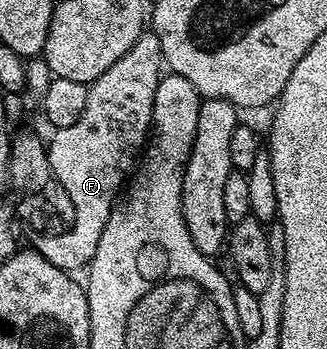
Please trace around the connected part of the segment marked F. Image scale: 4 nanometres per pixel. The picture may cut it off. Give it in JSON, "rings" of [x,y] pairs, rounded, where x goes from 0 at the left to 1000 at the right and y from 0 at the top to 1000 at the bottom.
{"rings":[[[468,83],[437,86],[434,100],[404,129],[404,140],[391,140],[391,152],[379,152],[379,163],[355,175],[355,186],[318,198],[318,209],[306,209],[306,221],[272,241],[269,301],[257,301],[257,324],[245,324],[245,335],[223,358],[174,367],[162,378],[165,390],[147,398],[153,499],[171,516],[174,533],[208,553],[208,567],[232,599],[232,633],[199,668],[128,679],[141,685],[110,696],[113,719],[138,742],[159,748],[171,771],[239,782],[248,765],[251,774],[272,768],[275,751],[294,736],[294,702],[306,702],[318,645],[330,645],[330,622],[364,579],[367,550],[391,504],[413,487],[428,436],[450,418],[471,347],[477,255],[498,212],[502,172],[489,140],[489,106]]]}

